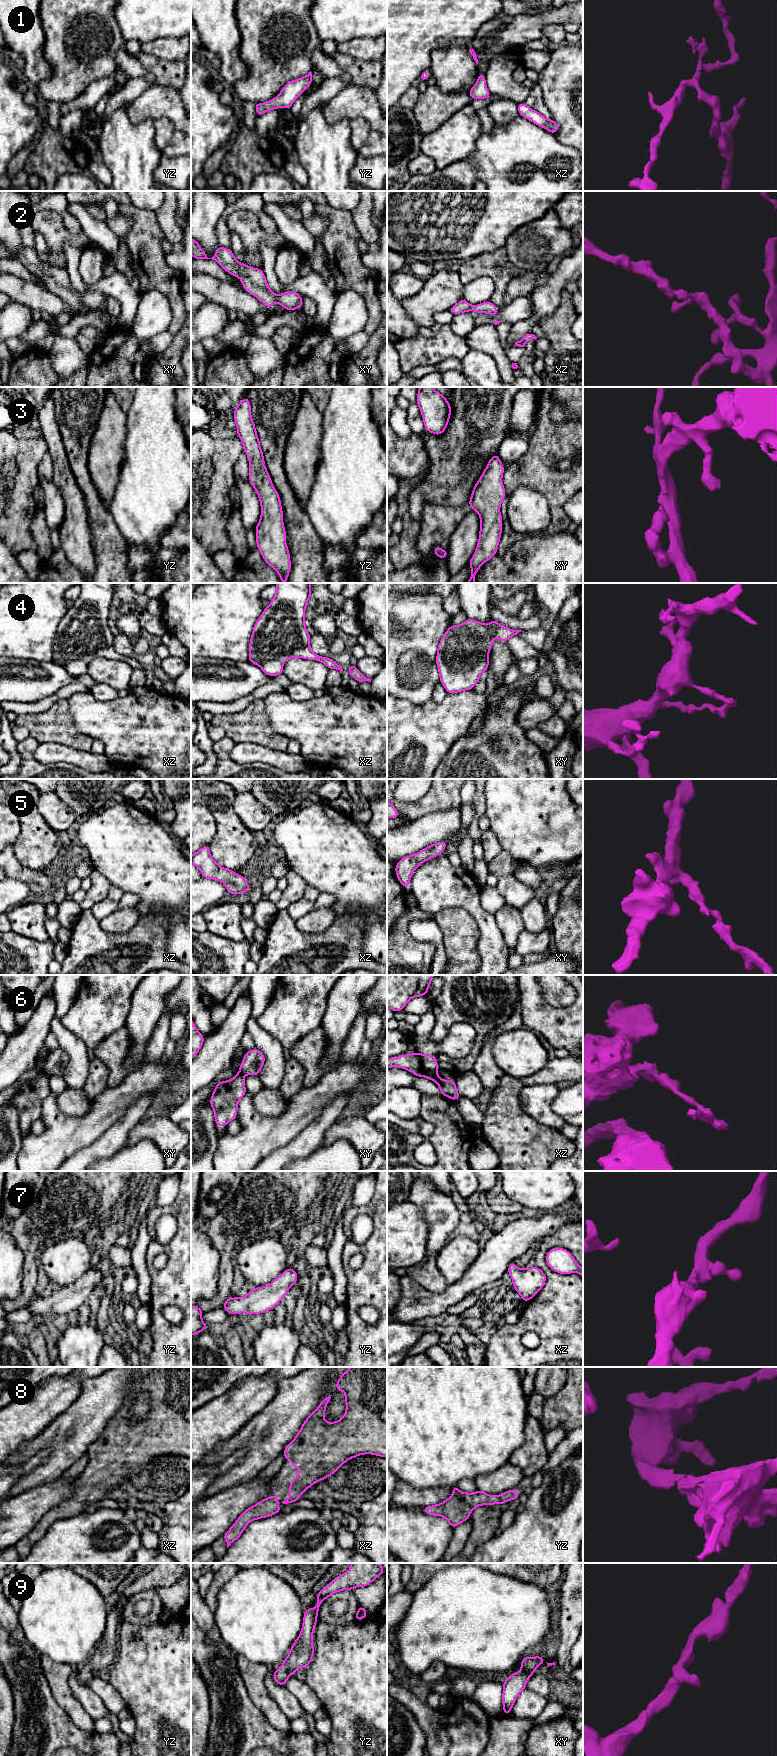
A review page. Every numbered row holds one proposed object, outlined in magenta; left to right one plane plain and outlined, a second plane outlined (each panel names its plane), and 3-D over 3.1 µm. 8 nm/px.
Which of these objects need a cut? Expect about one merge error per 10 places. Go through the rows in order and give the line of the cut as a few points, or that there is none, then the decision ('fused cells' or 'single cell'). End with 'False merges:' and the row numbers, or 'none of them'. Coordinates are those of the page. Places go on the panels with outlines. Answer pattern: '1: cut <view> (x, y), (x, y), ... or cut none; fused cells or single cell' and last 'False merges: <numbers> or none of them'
1: cut none; single cell
2: cut none; single cell
3: cut none; single cell
4: cut none; single cell
5: cut none; single cell
6: cut xy (238, 1072), (244, 1075); fused cells
7: cut none; single cell
8: cut none; single cell
9: cut none; single cell
False merges: 6

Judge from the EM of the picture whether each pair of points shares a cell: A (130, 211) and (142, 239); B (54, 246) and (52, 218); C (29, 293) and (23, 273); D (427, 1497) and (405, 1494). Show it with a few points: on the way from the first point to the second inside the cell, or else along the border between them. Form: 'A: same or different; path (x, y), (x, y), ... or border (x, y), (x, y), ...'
A: same; path (137, 218), (142, 223), (142, 232)
B: same; path (54, 239), (52, 225)
C: different; border (10, 273), (36, 283)
D: same; path (422, 1497), (410, 1497)

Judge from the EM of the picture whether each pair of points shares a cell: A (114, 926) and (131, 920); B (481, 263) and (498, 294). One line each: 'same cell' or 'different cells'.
A: same cell
B: same cell

